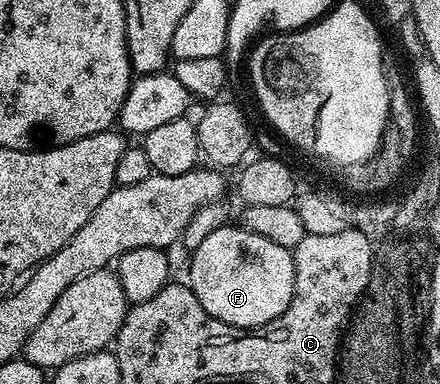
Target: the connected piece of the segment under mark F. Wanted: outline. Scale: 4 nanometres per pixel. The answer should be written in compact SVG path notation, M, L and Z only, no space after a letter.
M240 224L221 225L213 229L197 245L193 258L189 261L188 288L203 303L205 311L223 323L233 325L236 329L257 329L269 321L274 321L291 303L295 287L295 263L290 250L279 247L279 243L271 243L271 239L263 239L263 235L255 235L255 231L247 231Z

